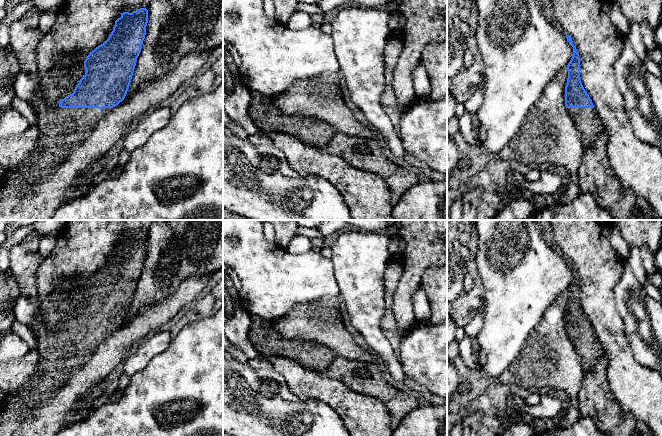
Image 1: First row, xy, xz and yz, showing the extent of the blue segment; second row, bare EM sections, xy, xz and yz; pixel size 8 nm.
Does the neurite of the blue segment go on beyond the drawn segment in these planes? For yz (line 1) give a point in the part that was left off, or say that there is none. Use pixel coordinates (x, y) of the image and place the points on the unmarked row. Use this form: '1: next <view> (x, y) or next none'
1: next yz (586, 344)

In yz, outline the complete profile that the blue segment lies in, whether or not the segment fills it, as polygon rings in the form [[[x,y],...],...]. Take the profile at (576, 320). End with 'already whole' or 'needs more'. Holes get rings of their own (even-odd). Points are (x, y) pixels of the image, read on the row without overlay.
[[[566,259],[567,265],[573,271],[573,279],[570,286],[567,289],[568,302],[567,308],[565,310],[565,330],[568,334],[568,338],[571,341],[573,347],[575,348],[577,354],[582,358],[582,365],[586,372],[593,369],[594,365],[604,355],[602,345],[600,344],[596,333],[584,313],[581,303],[580,303],[580,281],[576,274],[576,271],[573,268],[572,262],[570,259]]]; needs more

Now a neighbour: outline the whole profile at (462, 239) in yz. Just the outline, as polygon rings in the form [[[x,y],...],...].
[[[447,220],[447,303],[454,300],[462,291],[464,277],[469,263],[475,260],[478,247],[476,220]]]

